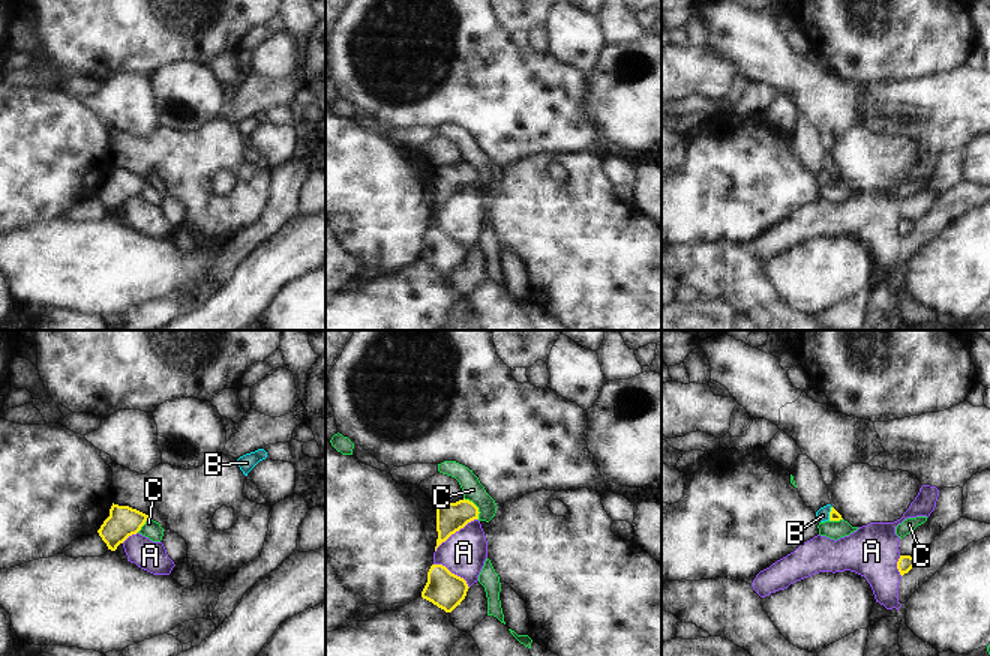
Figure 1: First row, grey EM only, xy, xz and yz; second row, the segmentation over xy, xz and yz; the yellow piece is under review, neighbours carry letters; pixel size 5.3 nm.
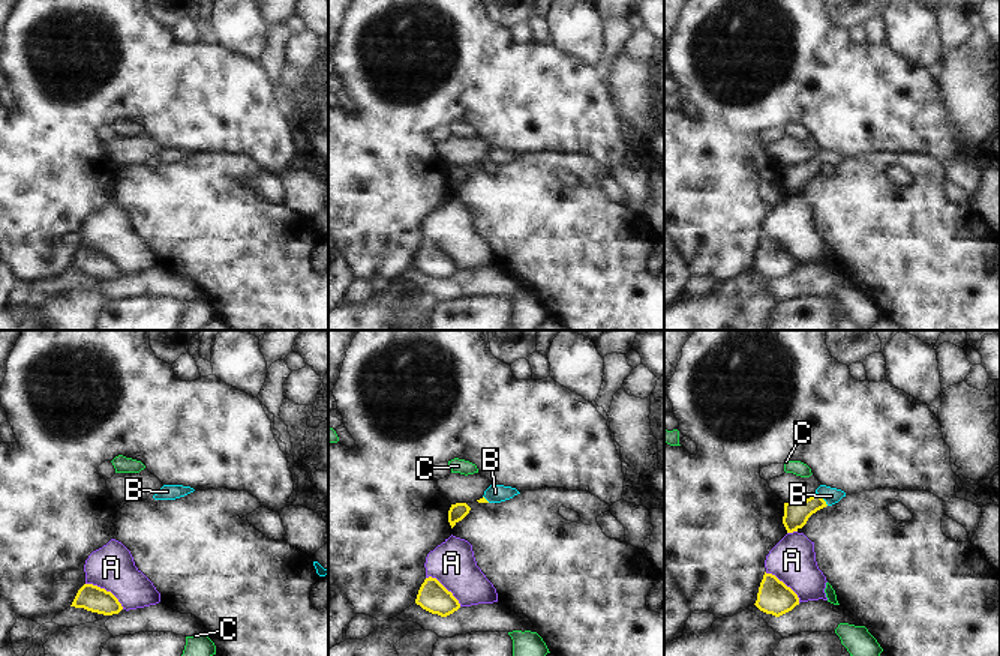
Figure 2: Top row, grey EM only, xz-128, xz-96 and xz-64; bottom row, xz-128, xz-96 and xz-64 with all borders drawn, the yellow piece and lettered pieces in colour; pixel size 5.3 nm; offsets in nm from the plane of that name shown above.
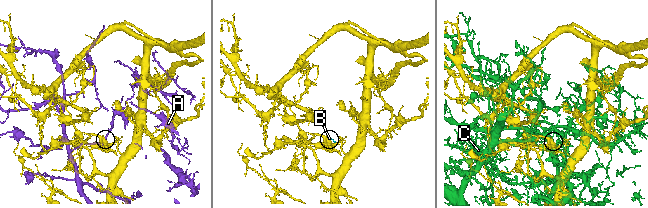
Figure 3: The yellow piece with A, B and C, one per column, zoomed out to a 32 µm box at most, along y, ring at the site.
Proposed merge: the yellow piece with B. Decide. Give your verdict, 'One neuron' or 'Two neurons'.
One neuron

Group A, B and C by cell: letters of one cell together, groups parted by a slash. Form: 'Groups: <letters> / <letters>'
Groups: A / B / C

